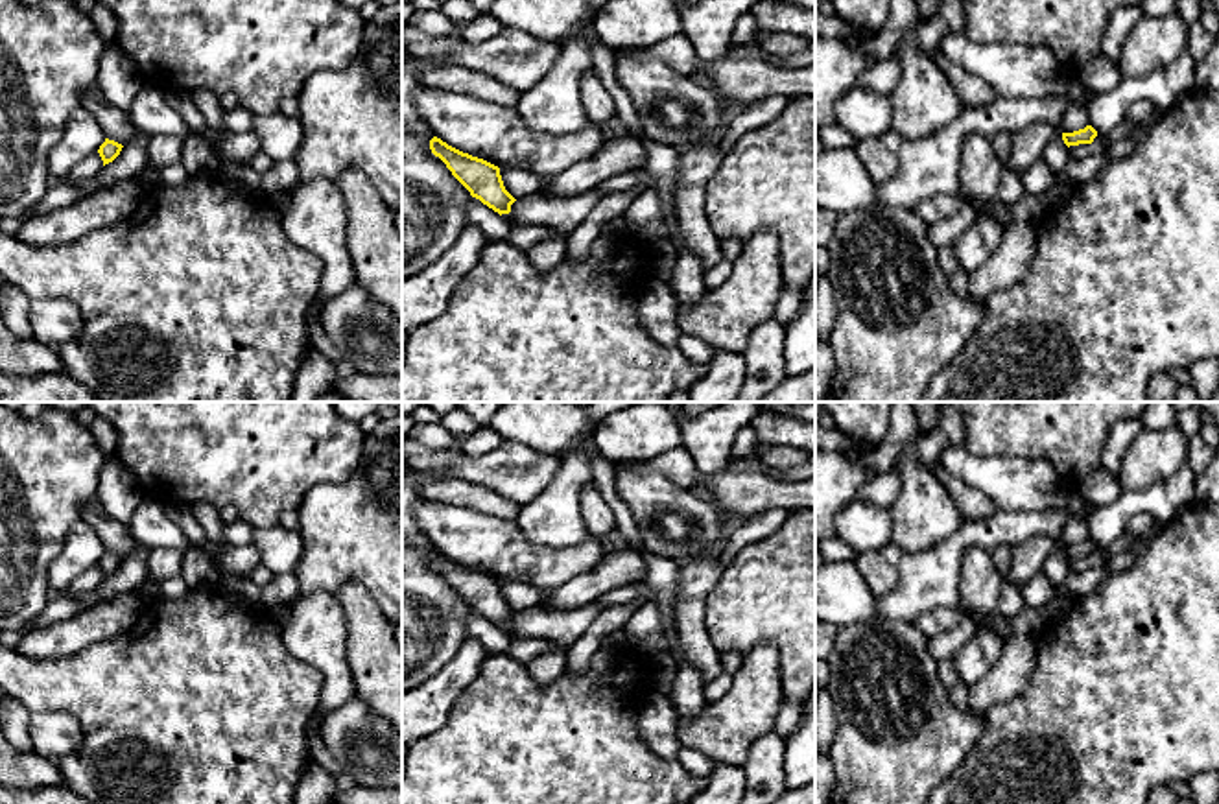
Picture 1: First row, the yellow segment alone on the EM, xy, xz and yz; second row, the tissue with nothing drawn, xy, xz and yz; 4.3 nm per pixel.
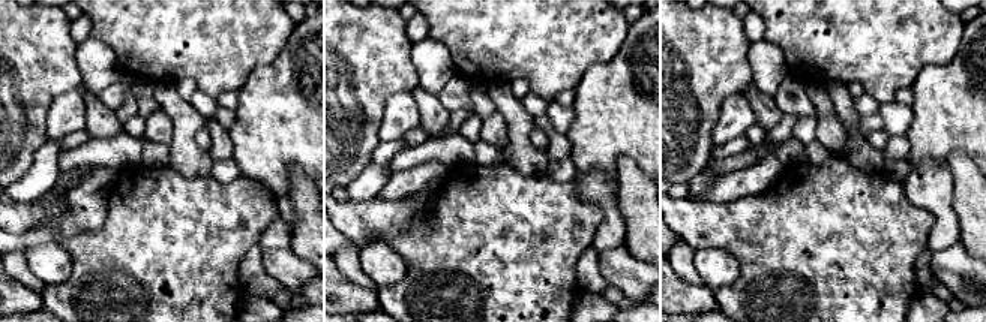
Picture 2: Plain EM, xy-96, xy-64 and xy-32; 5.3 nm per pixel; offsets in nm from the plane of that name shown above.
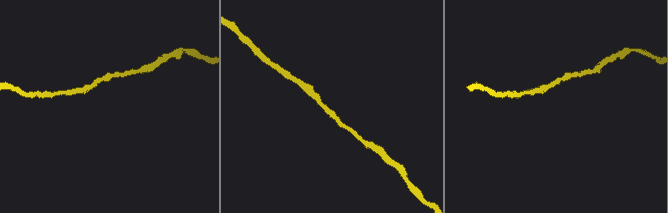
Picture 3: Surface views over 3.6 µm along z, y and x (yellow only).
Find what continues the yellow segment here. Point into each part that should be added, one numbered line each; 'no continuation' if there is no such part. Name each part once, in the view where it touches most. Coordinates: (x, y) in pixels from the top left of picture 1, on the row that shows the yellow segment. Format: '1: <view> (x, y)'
no continuation

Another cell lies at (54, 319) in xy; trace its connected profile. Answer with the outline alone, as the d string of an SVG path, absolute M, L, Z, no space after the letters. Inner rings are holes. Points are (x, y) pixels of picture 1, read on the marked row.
M33 297L30 325L37 341L57 349L81 330L83 317L76 304L65 297Z

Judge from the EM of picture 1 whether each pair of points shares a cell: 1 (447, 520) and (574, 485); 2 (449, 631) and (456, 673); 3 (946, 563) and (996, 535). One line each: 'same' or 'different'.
1: different
2: different
3: same

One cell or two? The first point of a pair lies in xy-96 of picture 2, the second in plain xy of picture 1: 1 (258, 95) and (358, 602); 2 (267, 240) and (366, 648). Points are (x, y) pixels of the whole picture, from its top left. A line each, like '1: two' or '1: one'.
1: two
2: two

